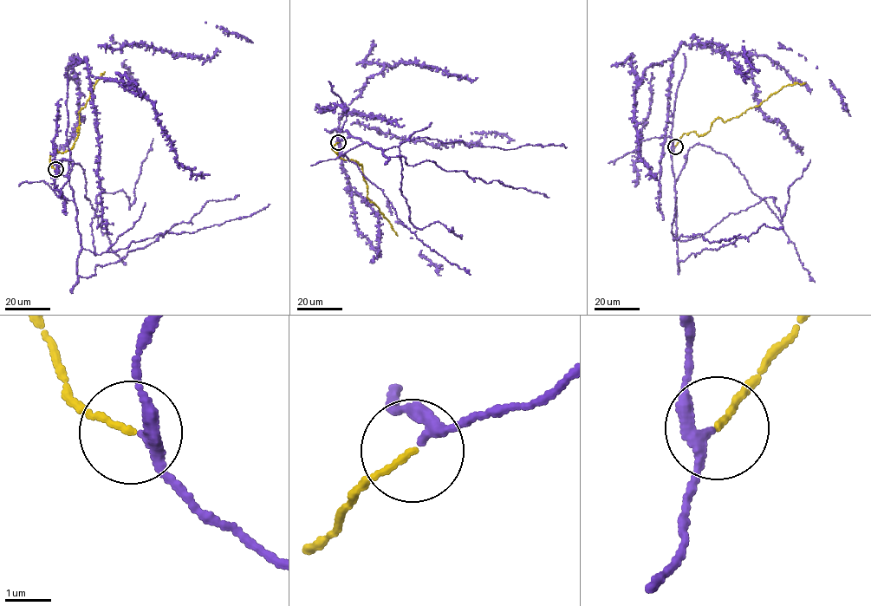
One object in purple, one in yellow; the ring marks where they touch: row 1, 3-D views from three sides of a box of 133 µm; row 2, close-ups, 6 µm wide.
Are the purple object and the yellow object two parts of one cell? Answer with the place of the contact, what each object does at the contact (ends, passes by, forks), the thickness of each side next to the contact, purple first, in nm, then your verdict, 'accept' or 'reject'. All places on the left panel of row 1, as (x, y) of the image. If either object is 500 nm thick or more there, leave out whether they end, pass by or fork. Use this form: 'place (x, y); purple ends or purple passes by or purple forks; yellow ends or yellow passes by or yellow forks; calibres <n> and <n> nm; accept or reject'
place (55, 169); purple passes by; yellow ends; calibres 220 and 120 nm; accept

